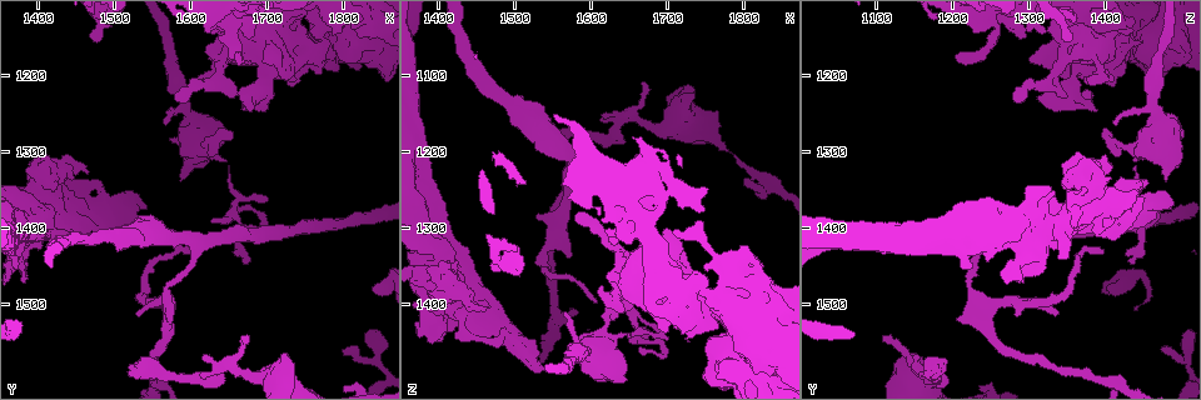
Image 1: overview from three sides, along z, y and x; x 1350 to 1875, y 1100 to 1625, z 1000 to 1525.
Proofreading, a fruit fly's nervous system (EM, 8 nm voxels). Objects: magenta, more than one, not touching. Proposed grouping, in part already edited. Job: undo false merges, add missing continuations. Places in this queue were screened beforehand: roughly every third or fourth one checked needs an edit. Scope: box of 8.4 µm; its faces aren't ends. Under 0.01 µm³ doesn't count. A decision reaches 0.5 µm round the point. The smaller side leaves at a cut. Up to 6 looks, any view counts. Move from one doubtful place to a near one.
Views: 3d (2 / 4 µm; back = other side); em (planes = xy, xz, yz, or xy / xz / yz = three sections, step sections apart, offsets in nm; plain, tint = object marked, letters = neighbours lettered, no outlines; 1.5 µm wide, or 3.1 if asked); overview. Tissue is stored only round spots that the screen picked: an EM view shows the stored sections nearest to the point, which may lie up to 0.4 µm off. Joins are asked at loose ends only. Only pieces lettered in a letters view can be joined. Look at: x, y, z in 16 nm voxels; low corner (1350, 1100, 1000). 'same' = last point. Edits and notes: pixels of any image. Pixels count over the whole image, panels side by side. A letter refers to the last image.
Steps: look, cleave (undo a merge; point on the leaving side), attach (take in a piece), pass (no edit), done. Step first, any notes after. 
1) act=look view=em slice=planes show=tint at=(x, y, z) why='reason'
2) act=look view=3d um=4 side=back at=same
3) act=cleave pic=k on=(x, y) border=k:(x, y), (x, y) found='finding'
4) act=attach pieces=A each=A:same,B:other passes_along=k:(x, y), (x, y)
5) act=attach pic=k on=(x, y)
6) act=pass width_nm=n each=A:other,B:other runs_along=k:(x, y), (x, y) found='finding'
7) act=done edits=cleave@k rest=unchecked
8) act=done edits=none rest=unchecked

act=look view=3d um=4 at=(1660, 1180, 1205) why='free end'

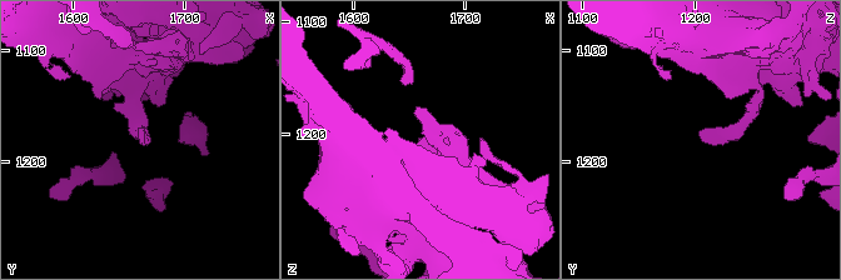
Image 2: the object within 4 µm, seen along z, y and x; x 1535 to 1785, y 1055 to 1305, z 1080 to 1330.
act=look view=em slice=planes show=letters at=(1662, 1180, 1206) why='shape alone is not enough'

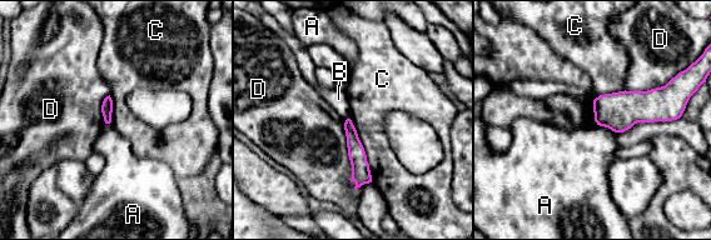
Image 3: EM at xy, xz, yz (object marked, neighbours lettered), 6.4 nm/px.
act=pass longest_contact=C:440nm each=A:other,B:other,C:other,D:other found='none of them fits'

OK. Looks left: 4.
act=look view=3d um=4 at=(1495, 1410, 1135) why='calibre changes'

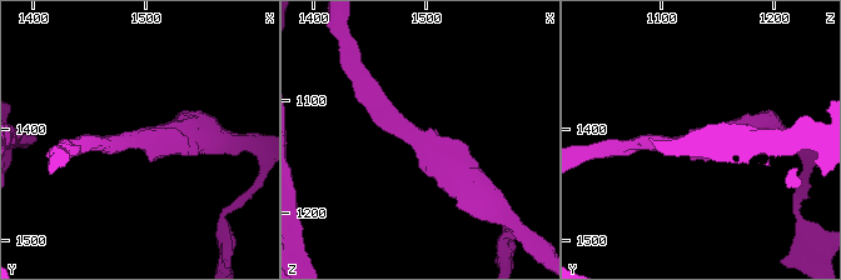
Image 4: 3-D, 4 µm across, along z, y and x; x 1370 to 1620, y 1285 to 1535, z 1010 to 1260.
act=look view=em slice=yz step=8 show=tint at=(1498, 1410, 1132) arm_widths_nm=260,480

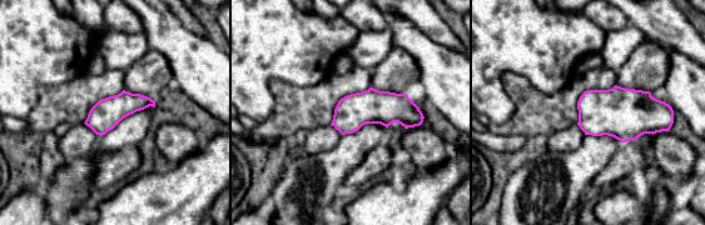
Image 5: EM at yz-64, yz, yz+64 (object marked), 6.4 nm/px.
act=look view=em slice=planes show=letters at=same

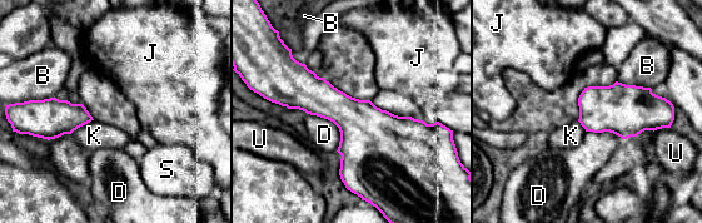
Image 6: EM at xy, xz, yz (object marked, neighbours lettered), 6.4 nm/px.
act=pass each=B:other,D:other,J:other,K:other,S:other,U:other border=6:(93, 119), (70, 133) found='all the same neuron'

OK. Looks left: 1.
act=done edits=none rest=unchecked

